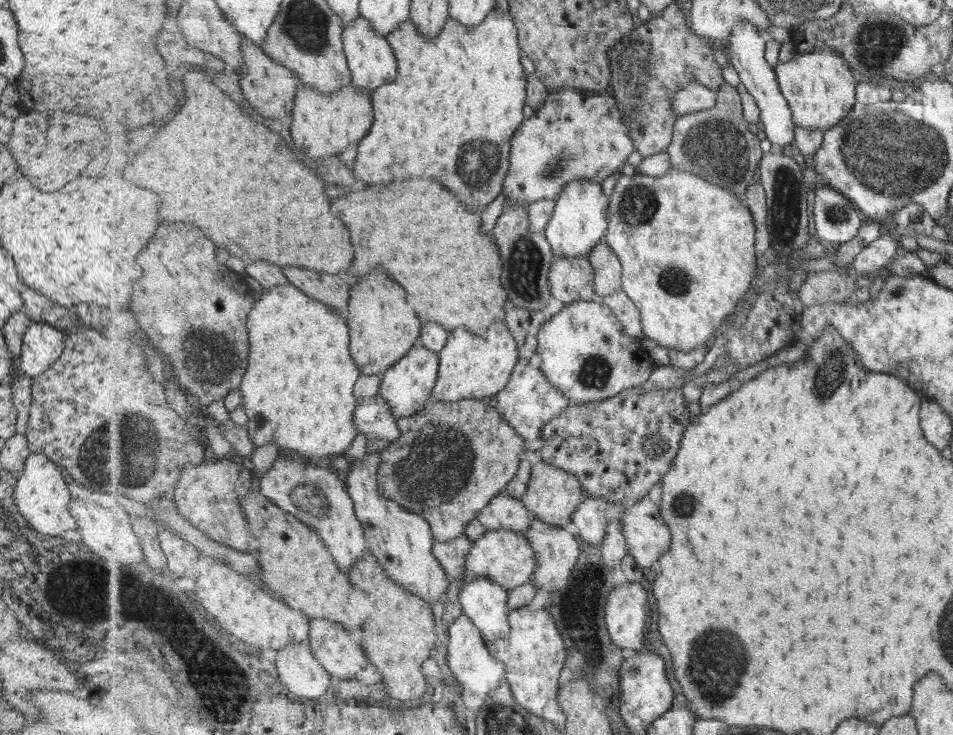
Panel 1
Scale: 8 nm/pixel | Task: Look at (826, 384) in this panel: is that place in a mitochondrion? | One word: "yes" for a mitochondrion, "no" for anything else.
yes

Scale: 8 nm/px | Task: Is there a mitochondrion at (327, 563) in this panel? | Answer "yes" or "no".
no

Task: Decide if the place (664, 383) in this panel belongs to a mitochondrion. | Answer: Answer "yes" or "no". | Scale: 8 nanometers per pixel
no

